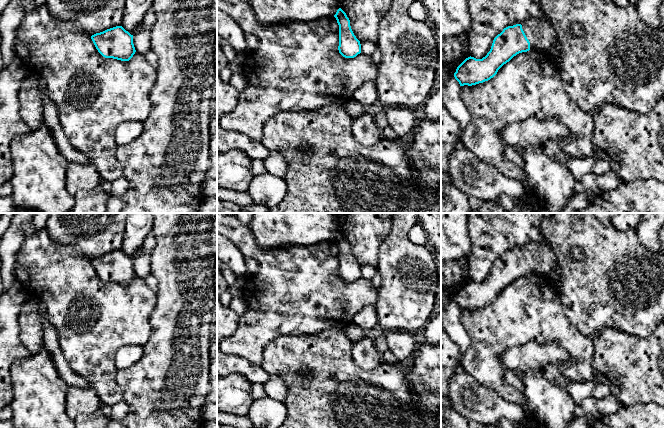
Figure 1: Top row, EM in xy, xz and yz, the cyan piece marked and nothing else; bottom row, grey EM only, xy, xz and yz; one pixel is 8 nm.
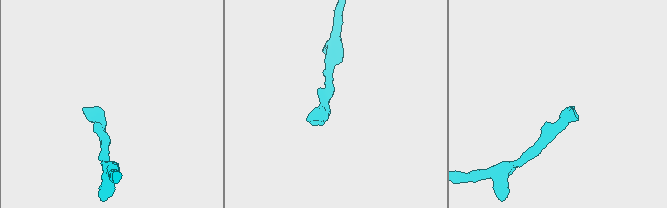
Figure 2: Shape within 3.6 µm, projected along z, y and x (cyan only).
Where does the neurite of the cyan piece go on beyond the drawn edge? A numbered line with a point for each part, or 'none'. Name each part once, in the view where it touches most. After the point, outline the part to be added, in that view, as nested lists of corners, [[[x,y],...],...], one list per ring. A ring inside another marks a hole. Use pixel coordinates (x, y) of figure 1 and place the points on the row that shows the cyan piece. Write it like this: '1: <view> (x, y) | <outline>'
1: yz (541, 34) | [[[547,16],[542,19],[529,19],[522,24],[522,29],[530,42],[530,49],[550,54],[557,43],[557,33]]]

